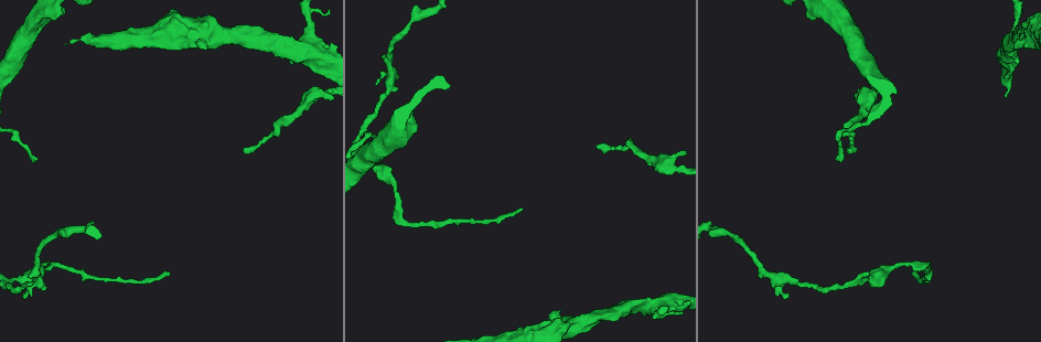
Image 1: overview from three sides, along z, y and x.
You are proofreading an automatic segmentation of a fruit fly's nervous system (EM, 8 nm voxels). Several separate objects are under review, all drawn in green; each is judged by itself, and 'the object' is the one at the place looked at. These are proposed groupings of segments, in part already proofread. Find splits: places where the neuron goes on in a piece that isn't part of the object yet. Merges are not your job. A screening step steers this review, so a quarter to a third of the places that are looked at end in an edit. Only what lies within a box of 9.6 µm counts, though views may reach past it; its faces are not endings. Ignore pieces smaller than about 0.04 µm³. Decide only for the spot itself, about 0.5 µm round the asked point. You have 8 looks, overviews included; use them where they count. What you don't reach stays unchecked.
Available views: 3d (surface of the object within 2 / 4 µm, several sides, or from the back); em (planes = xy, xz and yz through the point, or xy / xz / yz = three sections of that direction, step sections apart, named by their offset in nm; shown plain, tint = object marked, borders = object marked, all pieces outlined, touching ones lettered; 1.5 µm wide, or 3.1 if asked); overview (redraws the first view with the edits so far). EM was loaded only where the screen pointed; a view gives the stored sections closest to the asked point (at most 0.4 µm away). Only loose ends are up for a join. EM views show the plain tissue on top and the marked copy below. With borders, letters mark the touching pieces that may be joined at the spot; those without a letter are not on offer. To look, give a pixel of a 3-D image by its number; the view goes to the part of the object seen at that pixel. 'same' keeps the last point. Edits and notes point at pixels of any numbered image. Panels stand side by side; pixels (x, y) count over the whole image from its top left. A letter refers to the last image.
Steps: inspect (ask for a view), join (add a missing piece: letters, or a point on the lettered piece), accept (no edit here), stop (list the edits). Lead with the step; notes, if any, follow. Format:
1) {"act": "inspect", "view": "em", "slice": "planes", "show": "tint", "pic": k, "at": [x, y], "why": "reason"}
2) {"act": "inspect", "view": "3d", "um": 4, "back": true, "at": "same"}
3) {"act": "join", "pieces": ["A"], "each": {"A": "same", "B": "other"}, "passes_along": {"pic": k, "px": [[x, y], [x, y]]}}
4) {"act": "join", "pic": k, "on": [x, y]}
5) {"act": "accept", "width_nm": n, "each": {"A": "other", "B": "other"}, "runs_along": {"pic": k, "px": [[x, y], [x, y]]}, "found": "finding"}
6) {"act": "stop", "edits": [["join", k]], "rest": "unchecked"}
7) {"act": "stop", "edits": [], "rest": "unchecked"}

{"act": "inspect", "view": "3d", "um": 2, "pic": 1, "at": [245, 151], "why": "thin end"}

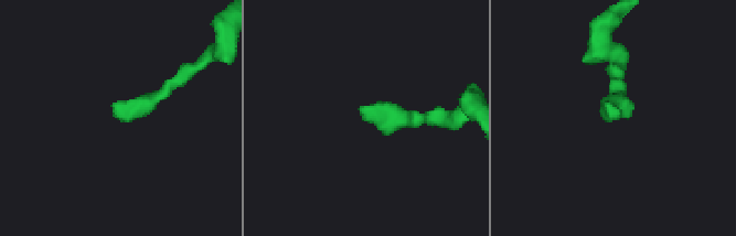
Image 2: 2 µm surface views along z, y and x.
{"act": "inspect", "view": "em", "slice": "xy", "step": 4, "show": "tint", "pic": 2, "at": [363, 109]}

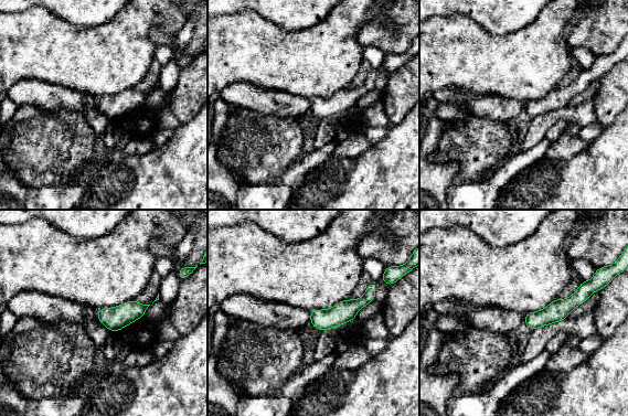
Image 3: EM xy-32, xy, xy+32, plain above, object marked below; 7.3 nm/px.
{"act": "inspect", "view": "em", "slice": "planes", "show": "borders", "at": "same"}

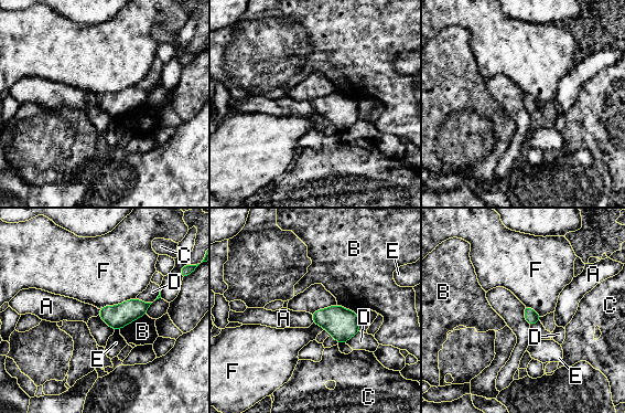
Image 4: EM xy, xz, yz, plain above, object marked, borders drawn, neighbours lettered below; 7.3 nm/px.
{"act": "accept", "each": {"A": "other", "B": "other", "C": "other", "D": "other", "E": "other", "F": "other"}, "border": {"pic": 4, "px": [[310, 314], [313, 321]]}, "found": "no lettered piece goes on from it"}

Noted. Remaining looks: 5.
{"act": "inspect", "view": "em", "slice": "planes", "show": "borders", "pic": 1, "at": [838, 159], "why": "tapers out"}

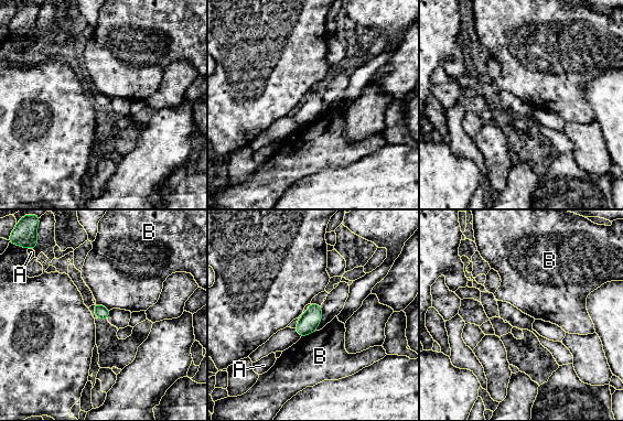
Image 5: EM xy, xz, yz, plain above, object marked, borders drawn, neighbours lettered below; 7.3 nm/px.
{"act": "accept", "longest_contact_nm": ["B", 120], "each": {"A": "other", "B": "other"}, "border": {"pic": 5, "px": [[96, 301], [109, 310]]}, "found": "no lettered piece goes on from it"}

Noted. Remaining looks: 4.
{"act": "inspect", "view": "3d", "um": 4, "pic": 1, "at": [1017, 48], "why": "thick end"}

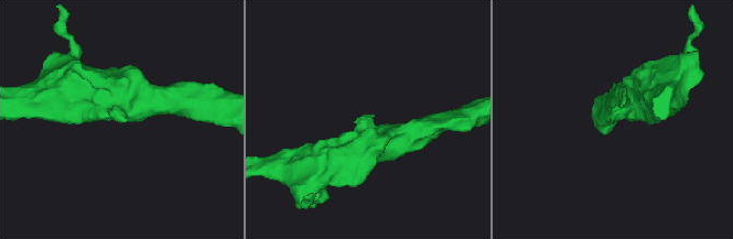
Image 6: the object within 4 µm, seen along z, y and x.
{"act": "inspect", "view": "em", "slice": "xz", "step": 4, "show": "borders", "pic": 6, "at": [366, 118], "why": "now the EM"}

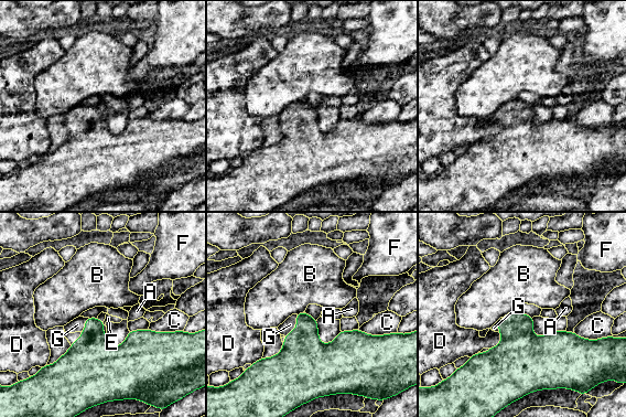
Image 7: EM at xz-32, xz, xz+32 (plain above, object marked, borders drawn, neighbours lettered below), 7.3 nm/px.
{"act": "join", "pieces": ["G"], "each": {"A": "other", "B": "other", "C": "other", "D": "other", "E": "other", "F": "other", "G": "same"}, "found": "the neuron continues"}

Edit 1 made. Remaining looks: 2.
{"act": "stop", "edits": [["join", 7]], "rest": "unchecked"}

